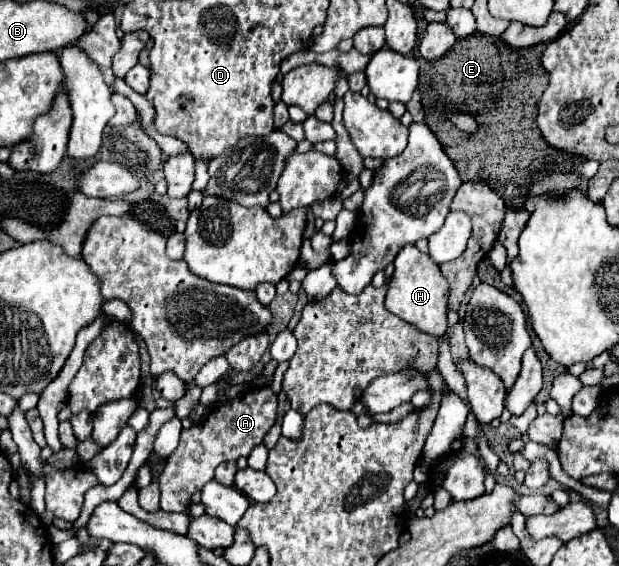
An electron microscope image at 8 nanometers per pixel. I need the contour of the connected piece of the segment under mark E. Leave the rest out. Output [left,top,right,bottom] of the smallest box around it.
[418,33,556,207]

